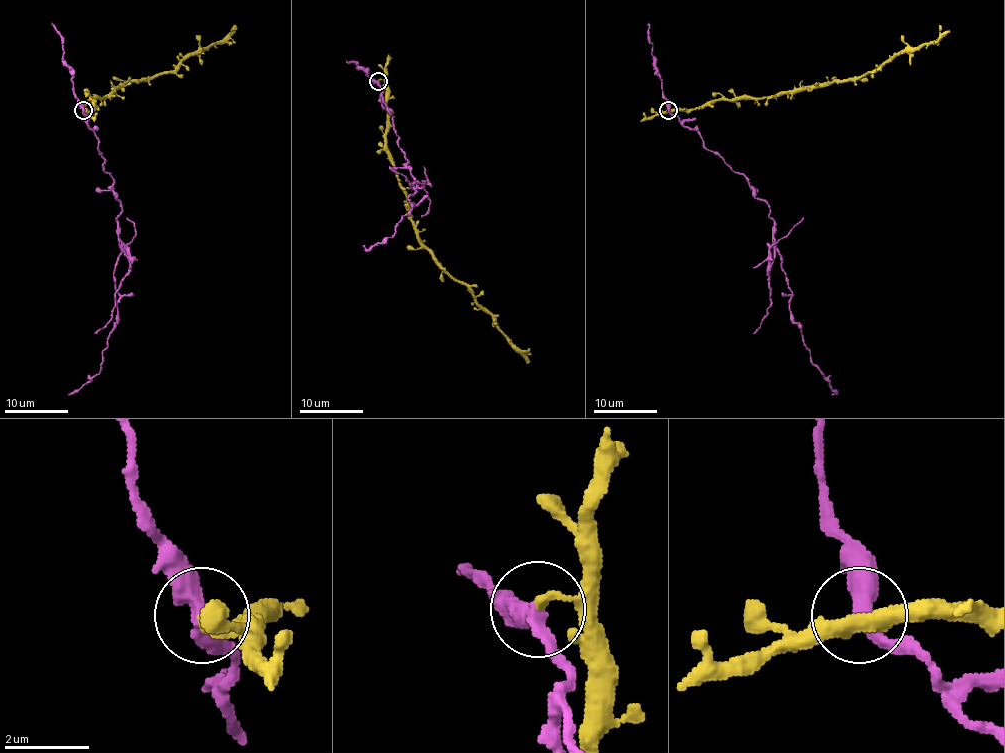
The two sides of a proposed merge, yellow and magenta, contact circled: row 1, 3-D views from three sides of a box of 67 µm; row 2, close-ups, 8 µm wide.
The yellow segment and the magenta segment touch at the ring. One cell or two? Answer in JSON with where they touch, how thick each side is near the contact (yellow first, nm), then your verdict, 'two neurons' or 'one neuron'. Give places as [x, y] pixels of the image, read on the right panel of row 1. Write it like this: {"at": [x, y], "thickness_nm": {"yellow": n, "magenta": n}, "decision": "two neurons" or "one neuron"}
{"at": [668, 110], "thickness_nm": {"yellow": 220, "magenta": 400}, "decision": "two neurons"}

